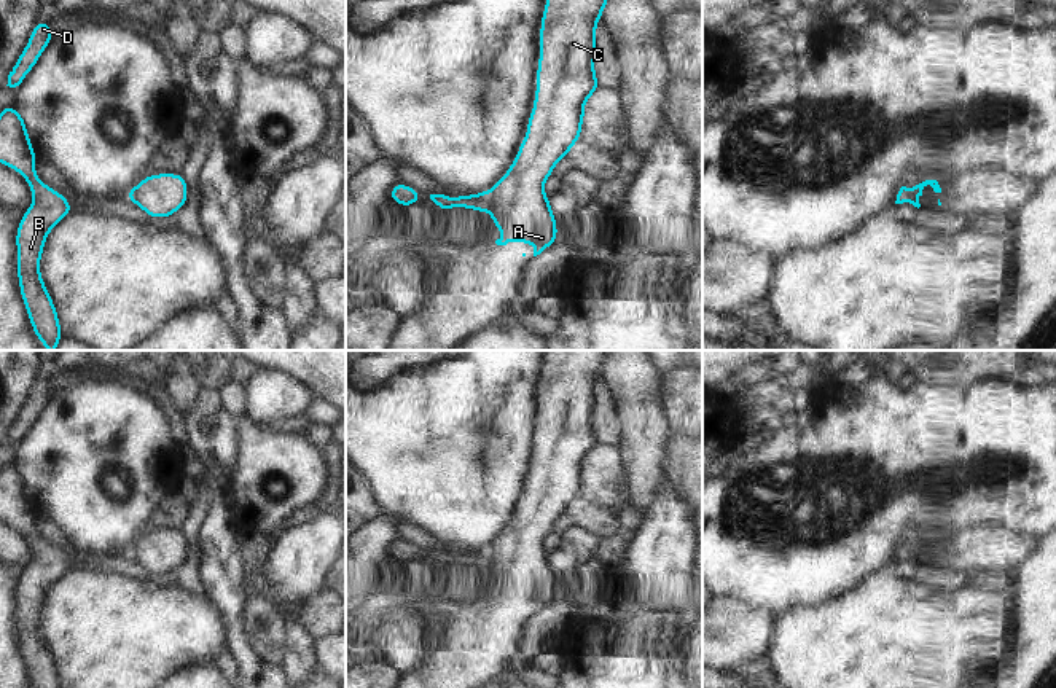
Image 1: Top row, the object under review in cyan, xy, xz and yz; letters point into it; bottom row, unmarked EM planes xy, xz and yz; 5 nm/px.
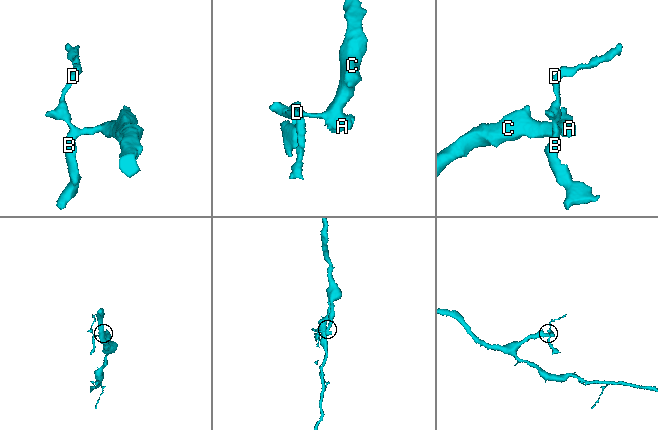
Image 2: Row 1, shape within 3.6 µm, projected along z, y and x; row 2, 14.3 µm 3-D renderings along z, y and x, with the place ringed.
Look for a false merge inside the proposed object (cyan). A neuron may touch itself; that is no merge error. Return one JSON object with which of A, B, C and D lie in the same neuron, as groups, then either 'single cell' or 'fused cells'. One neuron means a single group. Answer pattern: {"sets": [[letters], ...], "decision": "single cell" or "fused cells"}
{"sets": [["A", "C"], ["B", "D"]], "decision": "fused cells"}

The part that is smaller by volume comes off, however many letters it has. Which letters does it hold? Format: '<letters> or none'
B, D

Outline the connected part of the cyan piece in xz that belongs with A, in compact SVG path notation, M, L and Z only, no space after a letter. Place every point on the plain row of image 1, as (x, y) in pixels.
M546 350L540 381L540 416L534 467L527 476L527 491L506 530L489 546L492 551L492 583L502 588L497 602L519 597L534 602L534 613L557 599L557 578L543 540L554 522L567 514L581 495L585 460L600 444L594 428L597 414L596 385L612 350Z

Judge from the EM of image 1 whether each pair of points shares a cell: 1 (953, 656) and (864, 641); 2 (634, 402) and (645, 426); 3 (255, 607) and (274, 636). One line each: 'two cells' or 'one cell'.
1: one cell
2: one cell
3: one cell

